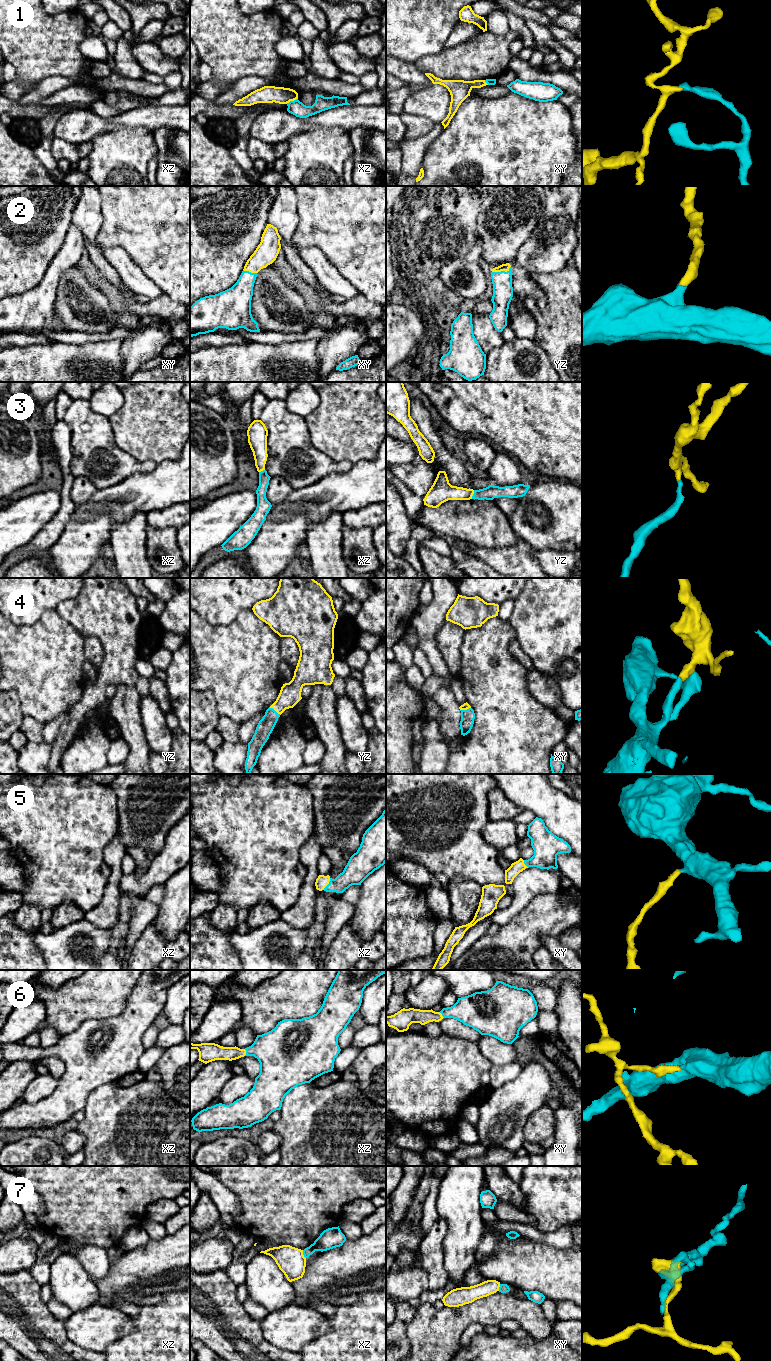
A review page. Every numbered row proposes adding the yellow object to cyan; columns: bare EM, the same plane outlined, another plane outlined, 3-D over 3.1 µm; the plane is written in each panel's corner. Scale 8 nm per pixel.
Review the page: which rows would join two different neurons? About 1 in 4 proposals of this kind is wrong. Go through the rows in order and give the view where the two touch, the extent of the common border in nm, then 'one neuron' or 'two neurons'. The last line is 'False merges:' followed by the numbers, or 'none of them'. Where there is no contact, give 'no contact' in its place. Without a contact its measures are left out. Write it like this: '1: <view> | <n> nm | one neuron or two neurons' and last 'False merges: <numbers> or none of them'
1: xz | 100 nm | two neurons
2: yz | 160 nm | one neuron
3: yz | 80 nm | one neuron
4: yz | 110 nm | one neuron
5: xz | 110 nm | one neuron
6: xz | 60 nm | one neuron
7: xz | 80 nm | two neurons
False merges: 1, 7

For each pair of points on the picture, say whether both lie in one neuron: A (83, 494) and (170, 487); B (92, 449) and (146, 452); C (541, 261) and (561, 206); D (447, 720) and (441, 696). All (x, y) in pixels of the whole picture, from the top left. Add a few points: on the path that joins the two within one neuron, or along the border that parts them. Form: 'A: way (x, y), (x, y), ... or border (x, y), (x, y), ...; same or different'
A: border (98, 489), (88, 500), (76, 505); different
B: border (112, 431), (121, 449), (138, 461), (147, 460); different
C: way (550, 247), (555, 237), (558, 220); same
D: way (447, 714), (447, 702); same

